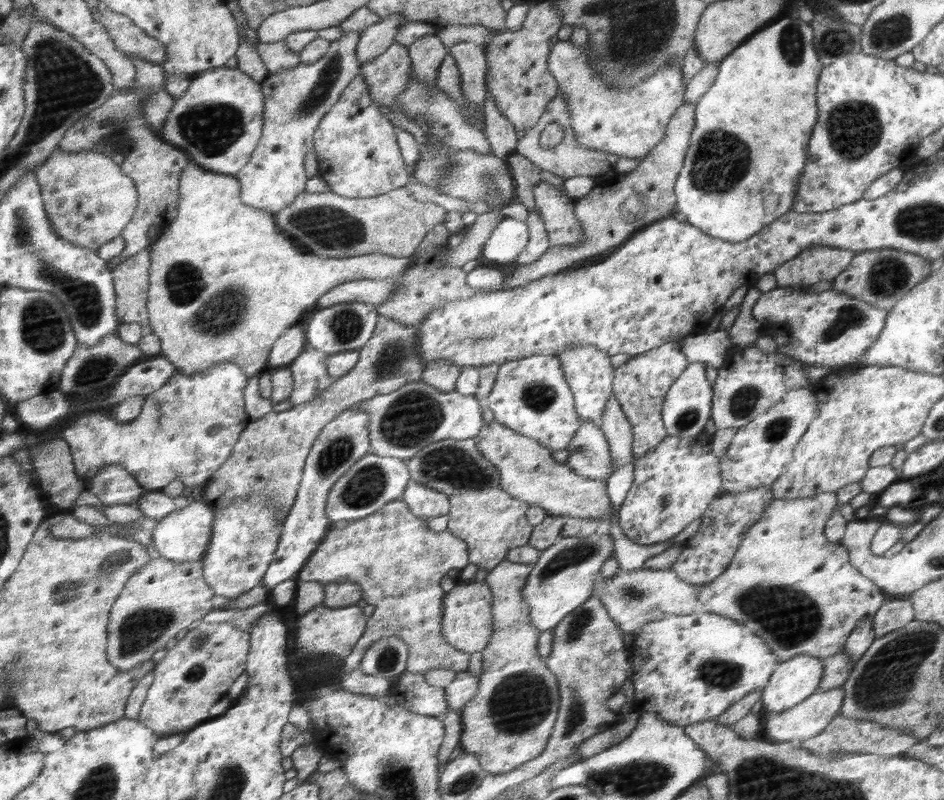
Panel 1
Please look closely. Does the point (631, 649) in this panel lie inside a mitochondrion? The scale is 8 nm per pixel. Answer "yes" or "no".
no

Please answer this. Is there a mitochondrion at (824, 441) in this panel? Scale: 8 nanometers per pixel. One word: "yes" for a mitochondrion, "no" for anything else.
no

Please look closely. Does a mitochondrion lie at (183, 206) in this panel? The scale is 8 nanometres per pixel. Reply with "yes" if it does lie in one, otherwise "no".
no

